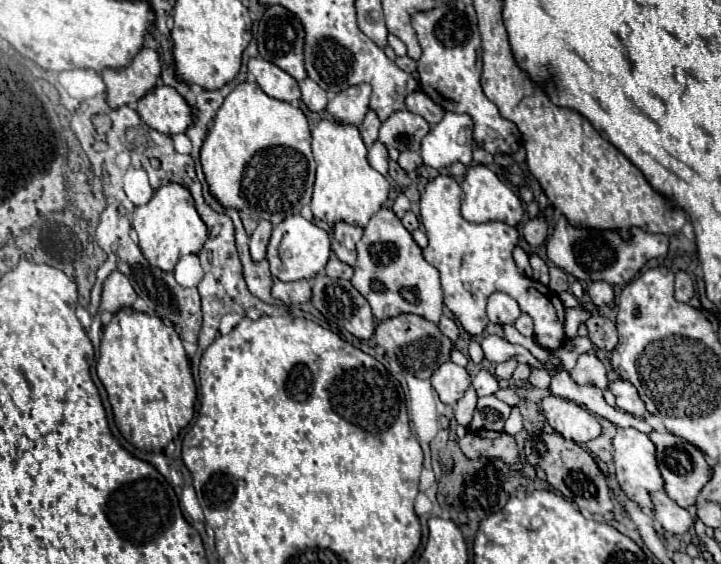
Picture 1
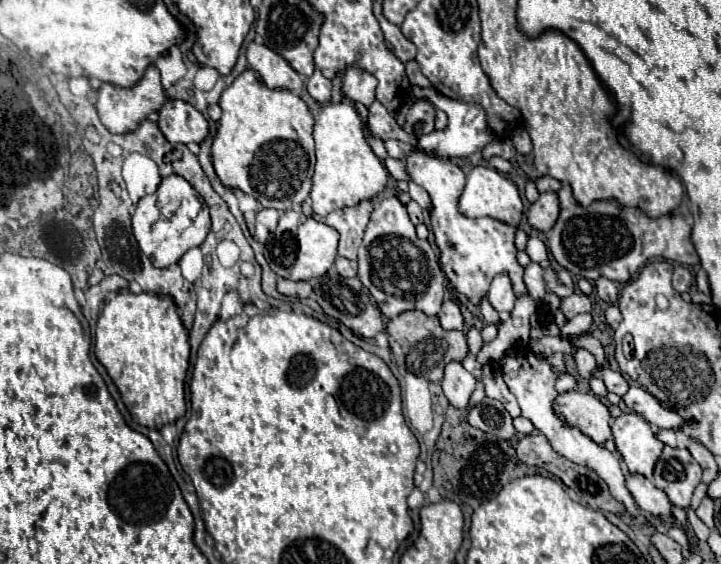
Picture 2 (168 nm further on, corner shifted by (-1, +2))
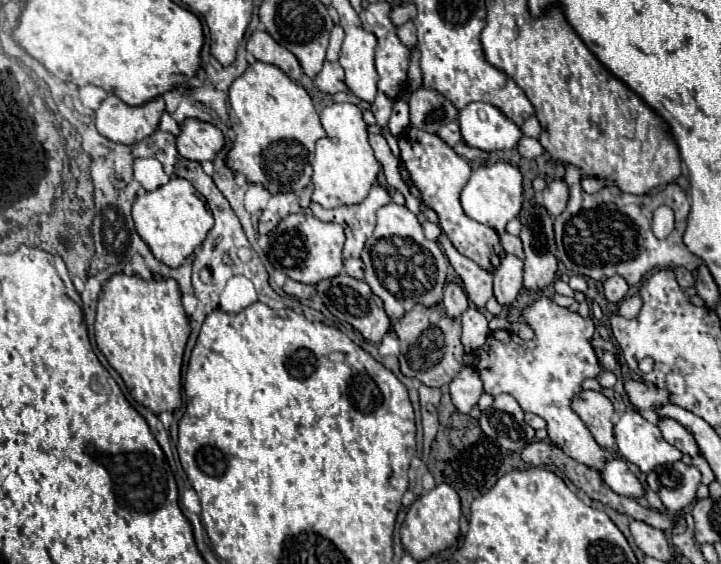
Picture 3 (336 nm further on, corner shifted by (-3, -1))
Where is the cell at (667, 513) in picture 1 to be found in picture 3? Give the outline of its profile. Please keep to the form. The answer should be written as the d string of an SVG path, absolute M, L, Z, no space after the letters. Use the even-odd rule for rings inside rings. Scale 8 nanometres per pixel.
M609 459L605 469L601 471L601 479L619 495L625 495L631 499L645 497L643 483L629 471L623 459Z

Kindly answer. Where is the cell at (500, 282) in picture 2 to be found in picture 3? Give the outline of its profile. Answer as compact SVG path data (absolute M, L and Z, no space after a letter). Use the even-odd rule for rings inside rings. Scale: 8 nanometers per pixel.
M505 255L501 259L501 267L493 273L493 293L501 307L511 307L519 293L523 281L523 263L515 255Z

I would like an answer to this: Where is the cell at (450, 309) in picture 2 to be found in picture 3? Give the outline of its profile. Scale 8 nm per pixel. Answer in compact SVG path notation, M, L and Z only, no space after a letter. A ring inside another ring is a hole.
M449 283L449 285L445 285L445 293L443 293L441 305L443 305L445 313L451 319L459 319L461 313L467 311L469 299L467 299L467 295L463 293L463 289L457 283Z

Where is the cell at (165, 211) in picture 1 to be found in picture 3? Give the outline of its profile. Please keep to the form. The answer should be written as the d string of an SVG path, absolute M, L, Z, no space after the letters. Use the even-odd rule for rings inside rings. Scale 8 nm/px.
M171 177L167 185L139 195L133 203L133 221L135 231L149 245L153 257L167 267L185 263L213 227L213 215L205 201L193 191L193 185L187 179L179 177Z

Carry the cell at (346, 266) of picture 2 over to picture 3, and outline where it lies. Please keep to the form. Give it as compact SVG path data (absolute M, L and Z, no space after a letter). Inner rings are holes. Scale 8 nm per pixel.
M345 259L345 271L347 275L355 279L363 279L363 261L361 259Z

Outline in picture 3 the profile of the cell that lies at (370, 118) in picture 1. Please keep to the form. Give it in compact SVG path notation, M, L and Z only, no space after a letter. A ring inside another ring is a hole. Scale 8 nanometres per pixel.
M377 93L375 101L371 103L371 111L373 111L375 119L377 119L377 125L379 125L383 131L389 129L387 125L389 125L389 117L391 117L391 107L393 107L393 103L391 103L383 93Z

